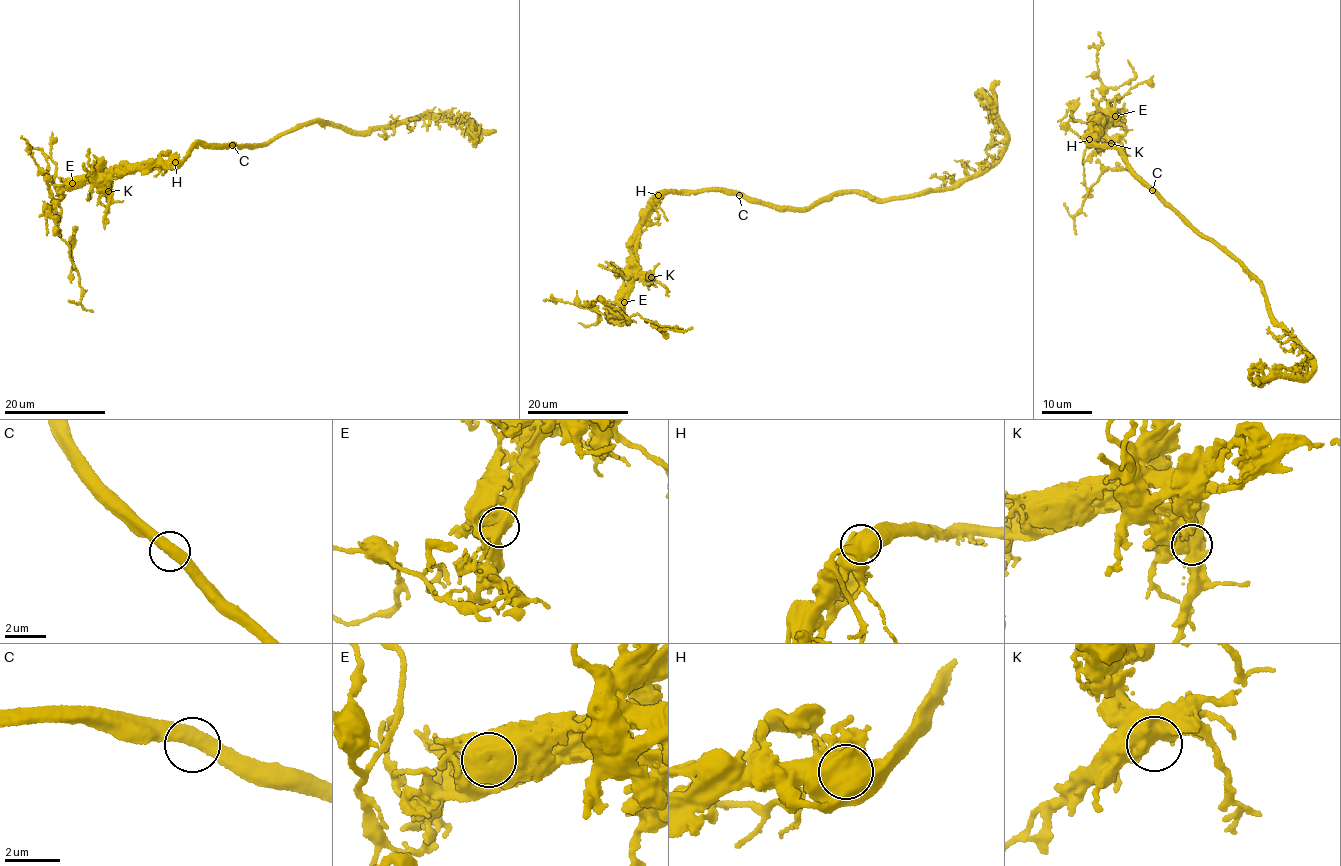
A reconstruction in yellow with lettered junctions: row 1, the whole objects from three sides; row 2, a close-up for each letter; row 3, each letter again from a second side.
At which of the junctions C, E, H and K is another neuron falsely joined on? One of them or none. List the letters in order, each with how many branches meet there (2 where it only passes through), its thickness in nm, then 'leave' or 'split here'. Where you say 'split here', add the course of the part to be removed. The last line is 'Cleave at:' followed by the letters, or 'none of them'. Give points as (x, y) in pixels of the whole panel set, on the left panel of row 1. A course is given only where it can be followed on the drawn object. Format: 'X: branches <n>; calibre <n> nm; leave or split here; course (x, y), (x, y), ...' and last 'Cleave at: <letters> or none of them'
C: branches 2; calibre 500 nm; leave
E: branches 2; calibre 750 nm; leave
H: branches 2; calibre 950 nm; split here; course (175, 162), (166, 155), (141, 167), (123, 165), (51, 200), (58, 233), (79, 276), (80, 304), (93, 312)
K: branches 1; calibre 900 nm; leave
Cleave at: H

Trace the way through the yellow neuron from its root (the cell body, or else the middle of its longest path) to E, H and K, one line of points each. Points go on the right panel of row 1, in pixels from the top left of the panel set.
E: (1152, 190), (1136, 178), (1120, 152), (1106, 144), (1099, 147), (1091, 141), (1095, 123), (1115, 116)
H: (1152, 190), (1136, 178), (1120, 152), (1106, 144), (1099, 147), (1090, 140)
K: (1152, 190), (1136, 178), (1113, 147), (1093, 143), (1088, 138), (1090, 127), (1100, 127), (1111, 143)

